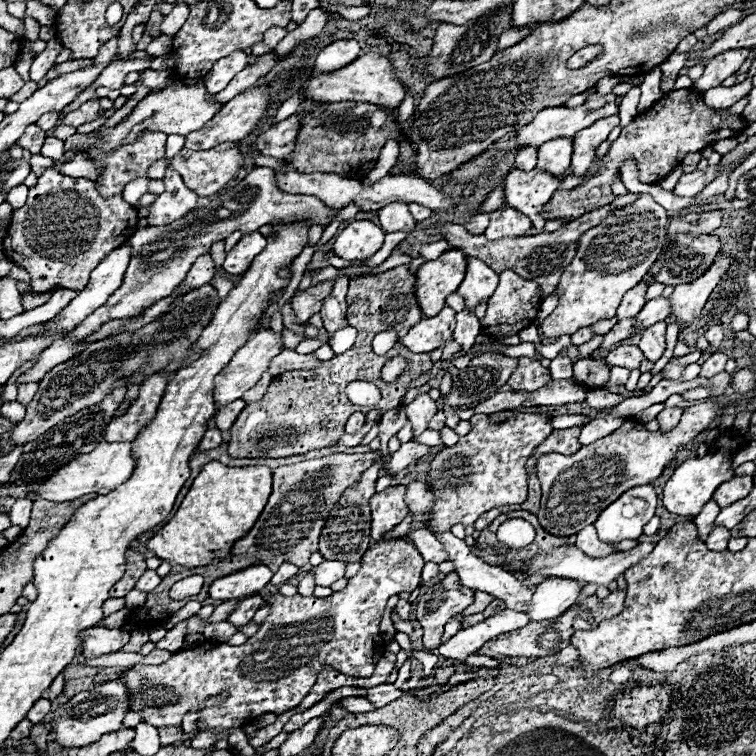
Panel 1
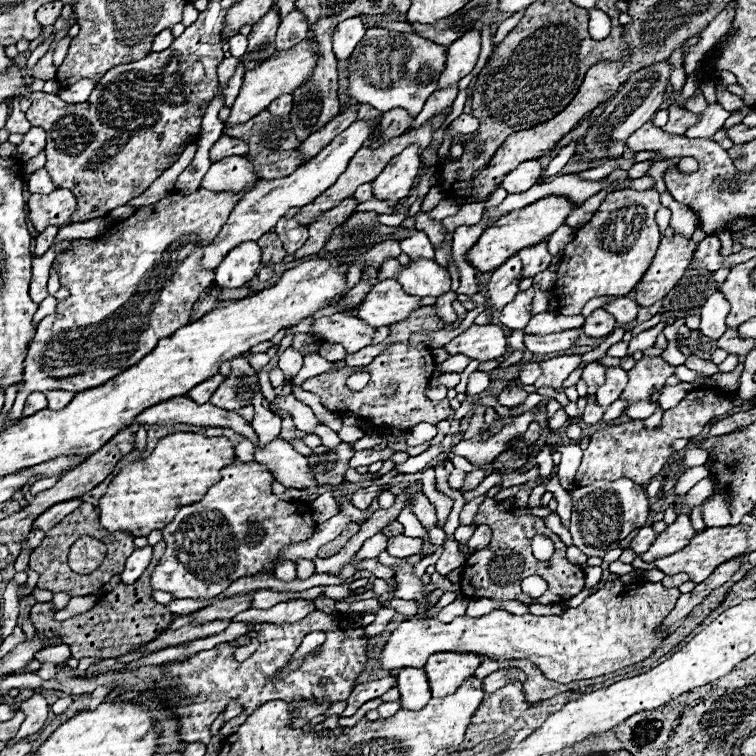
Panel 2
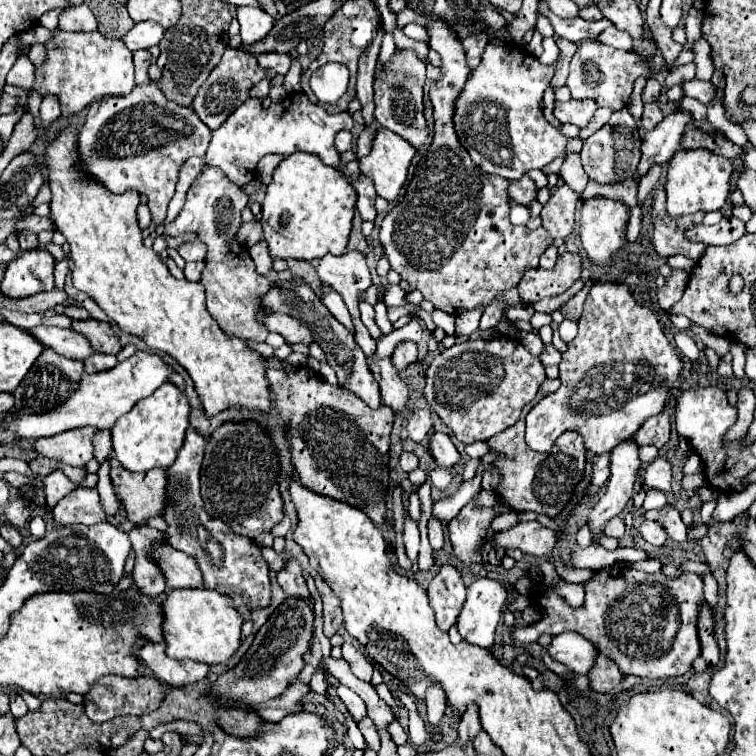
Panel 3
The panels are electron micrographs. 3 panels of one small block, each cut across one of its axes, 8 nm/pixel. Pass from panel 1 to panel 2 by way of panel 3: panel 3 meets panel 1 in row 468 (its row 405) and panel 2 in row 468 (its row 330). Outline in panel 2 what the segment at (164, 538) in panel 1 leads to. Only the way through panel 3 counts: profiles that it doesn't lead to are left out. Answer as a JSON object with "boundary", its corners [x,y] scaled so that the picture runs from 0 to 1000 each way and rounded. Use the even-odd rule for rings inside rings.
{"boundary":[[[235,571],[214,579],[204,598],[196,606],[185,606],[175,611],[172,616],[161,619],[161,624],[148,635],[140,653],[132,659],[132,690],[143,704],[172,704],[180,709],[196,709],[204,701],[214,701],[220,693],[225,693],[233,683],[233,675],[249,667],[259,667],[267,661],[272,648],[291,635],[291,622],[296,616],[304,616],[310,611],[310,590],[302,579],[272,579],[267,574],[251,574],[251,571]]]}

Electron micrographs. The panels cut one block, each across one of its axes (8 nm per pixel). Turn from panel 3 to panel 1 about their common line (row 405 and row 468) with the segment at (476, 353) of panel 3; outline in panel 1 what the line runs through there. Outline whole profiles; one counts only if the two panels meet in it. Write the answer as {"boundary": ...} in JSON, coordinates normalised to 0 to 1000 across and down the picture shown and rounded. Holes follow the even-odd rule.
{"boundary":[[[667,542],[653,548],[627,548],[624,569],[601,590],[585,593],[569,611],[566,638],[574,653],[574,672],[561,693],[574,704],[590,704],[601,693],[622,696],[651,672],[690,667],[698,656],[696,611],[706,595],[733,569],[728,548]]]}

